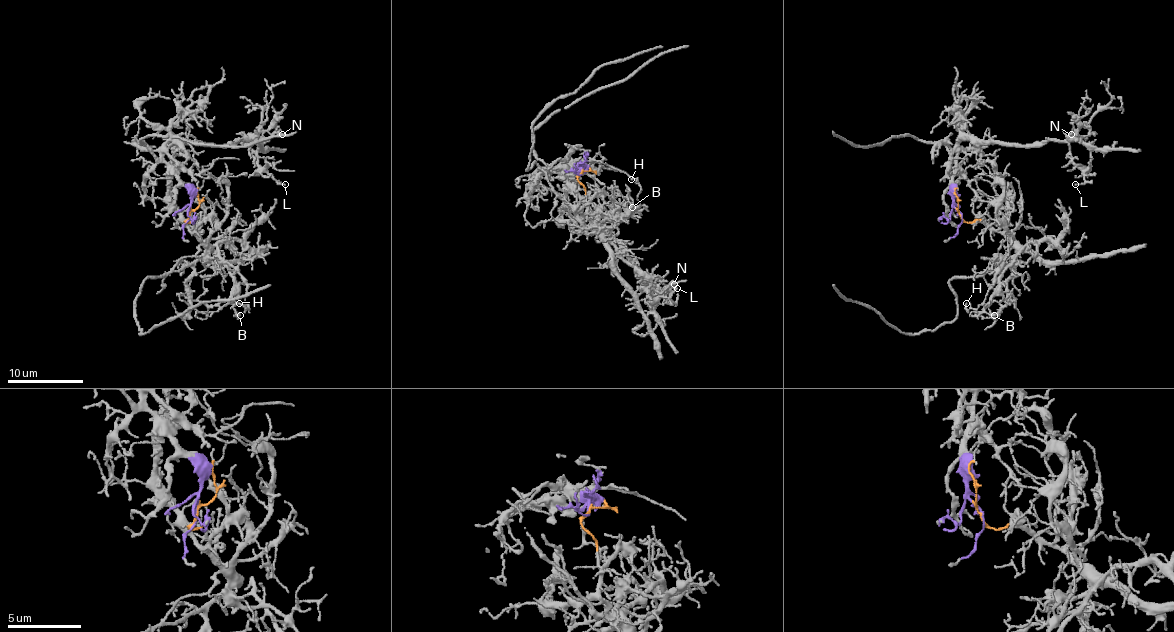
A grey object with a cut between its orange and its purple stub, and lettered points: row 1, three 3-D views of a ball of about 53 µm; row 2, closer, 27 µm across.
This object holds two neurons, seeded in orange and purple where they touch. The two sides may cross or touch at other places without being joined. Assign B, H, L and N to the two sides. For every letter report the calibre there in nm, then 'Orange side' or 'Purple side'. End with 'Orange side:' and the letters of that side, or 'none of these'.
B: Thickness 170 nm. Orange side
H: Thickness 120 nm. Orange side
L: Thickness 110 nm. Purple side
N: Thickness 150 nm. Purple side
Orange side: B, H

